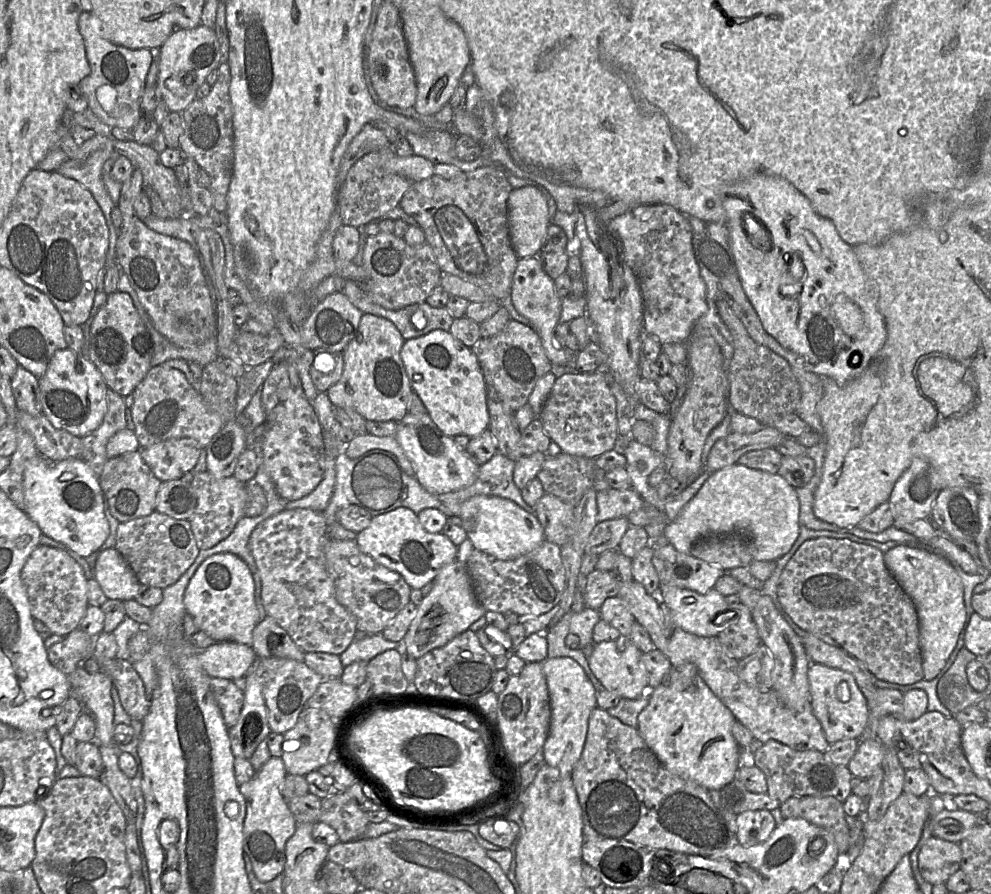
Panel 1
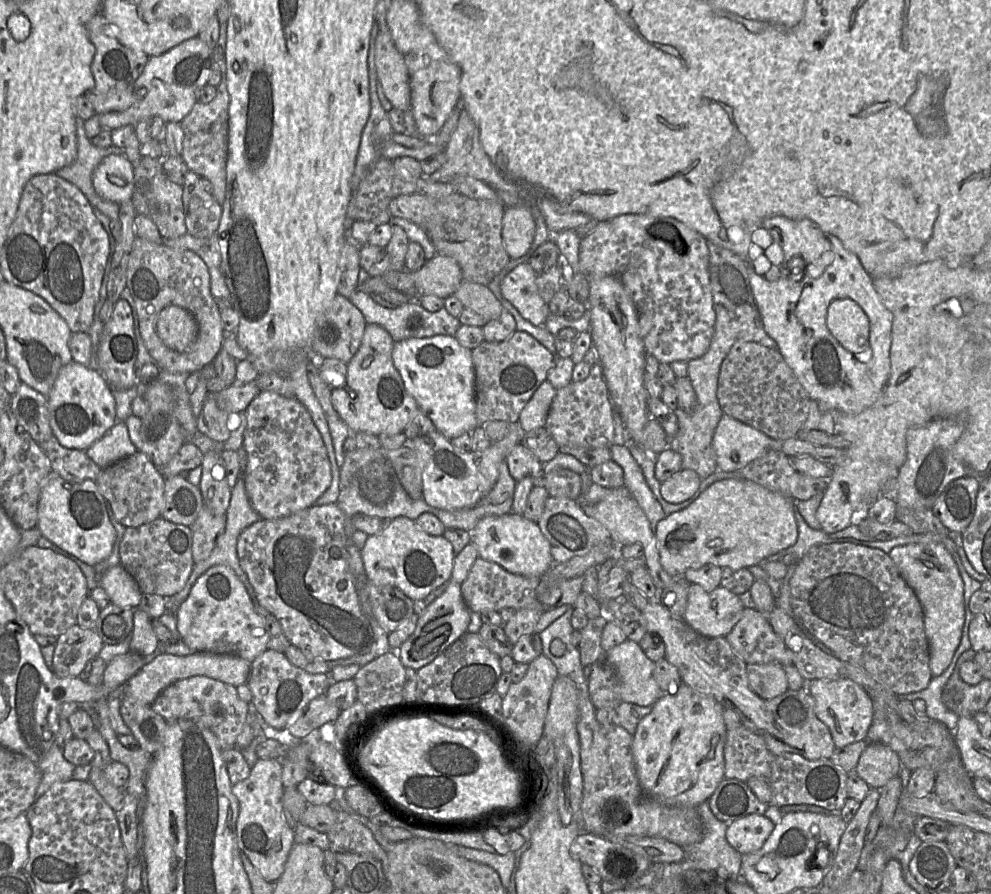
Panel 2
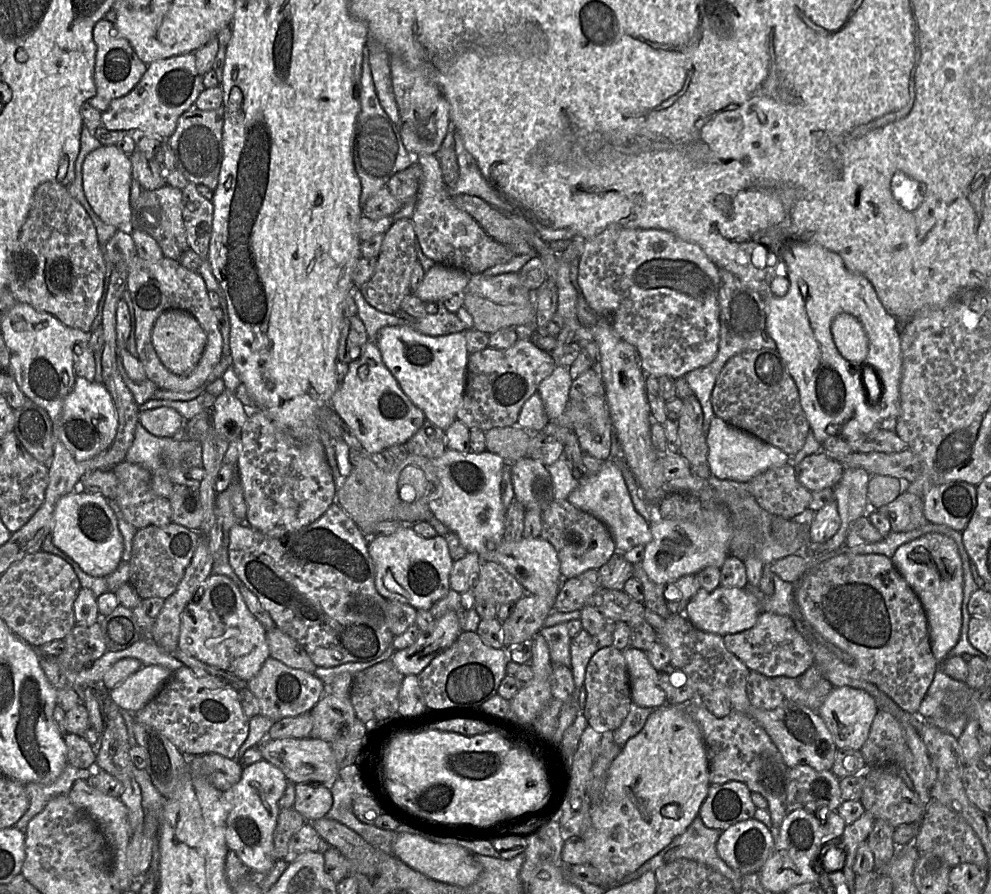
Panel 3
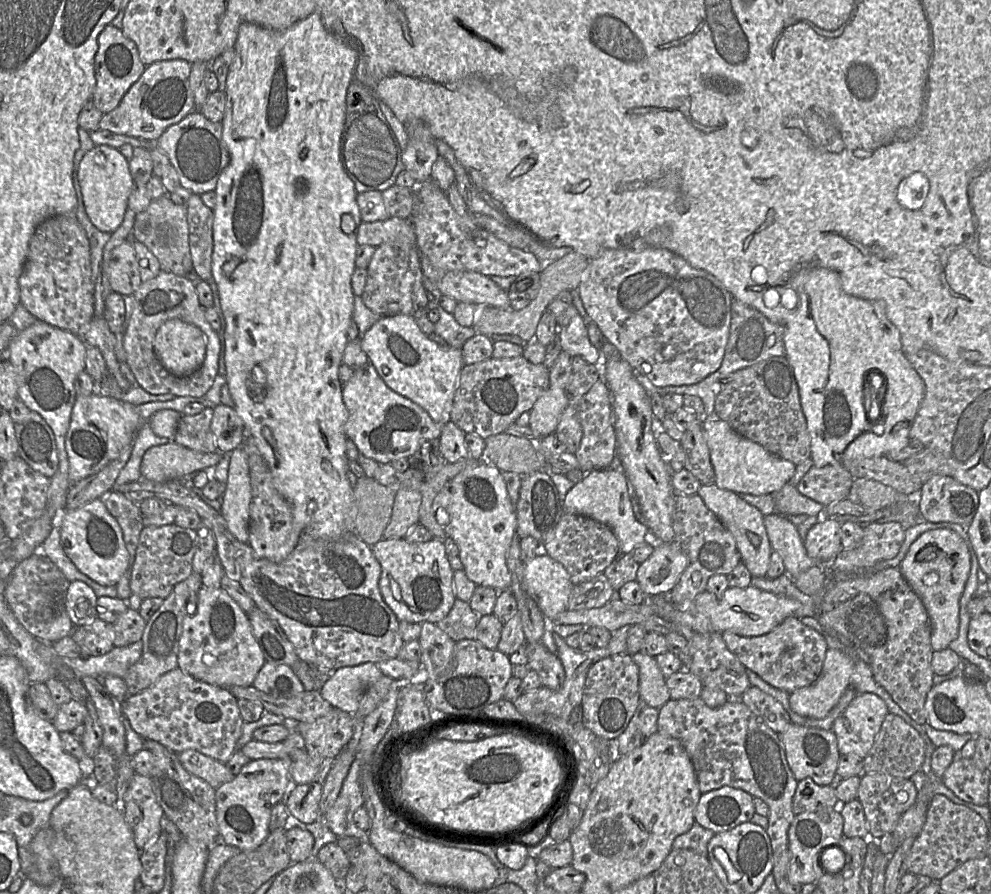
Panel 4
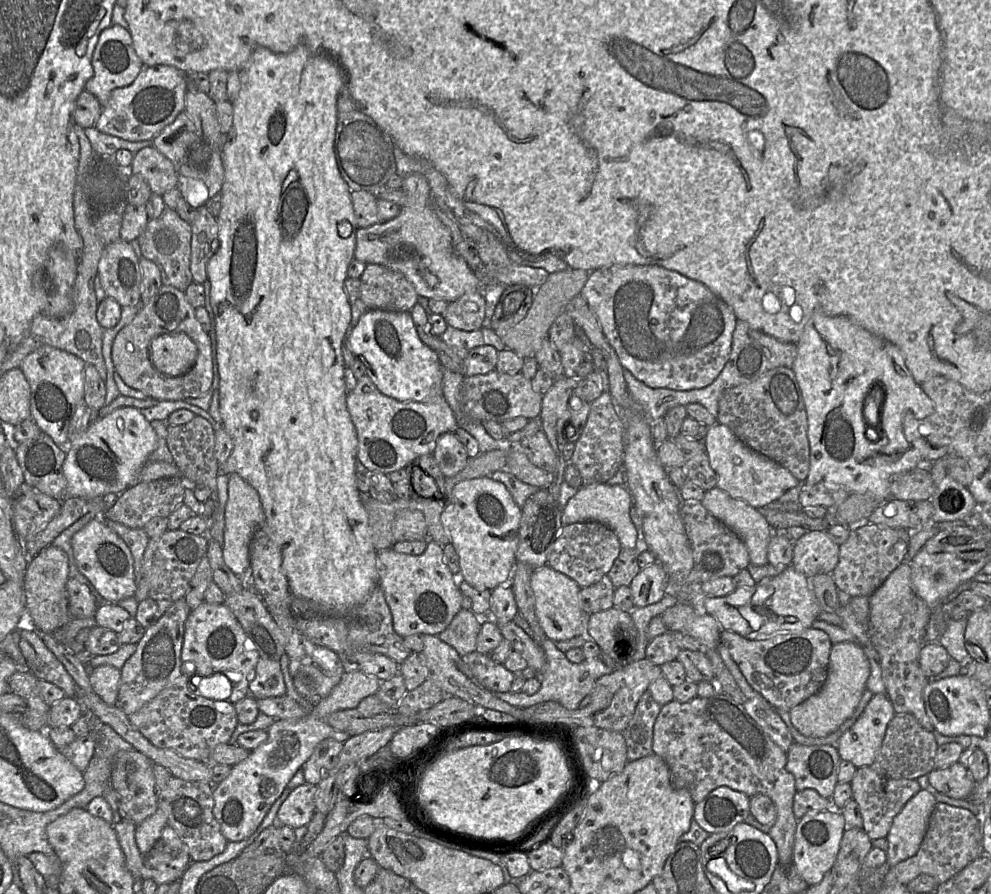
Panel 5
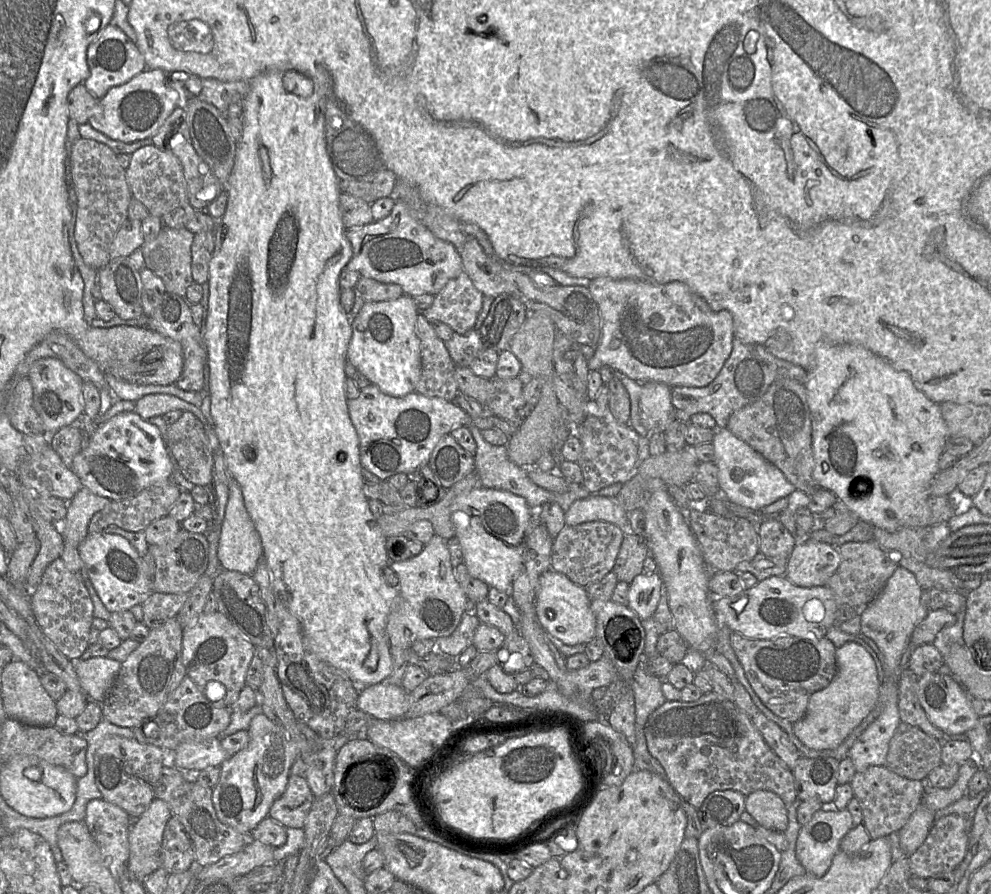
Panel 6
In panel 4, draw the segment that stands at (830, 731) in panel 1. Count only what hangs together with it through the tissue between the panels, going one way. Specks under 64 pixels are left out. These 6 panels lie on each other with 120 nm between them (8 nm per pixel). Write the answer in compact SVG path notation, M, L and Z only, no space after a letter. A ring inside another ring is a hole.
M859 693L833 723L832 731L836 736L840 754L854 754L864 759L888 713L886 703L879 696L874 693Z

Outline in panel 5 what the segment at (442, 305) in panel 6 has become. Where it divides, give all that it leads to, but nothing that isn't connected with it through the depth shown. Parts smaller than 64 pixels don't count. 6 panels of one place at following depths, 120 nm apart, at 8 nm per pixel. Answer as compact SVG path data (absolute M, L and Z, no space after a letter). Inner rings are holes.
M480 291L470 292L448 303L441 314L448 326L463 331L474 331L482 328L486 303Z

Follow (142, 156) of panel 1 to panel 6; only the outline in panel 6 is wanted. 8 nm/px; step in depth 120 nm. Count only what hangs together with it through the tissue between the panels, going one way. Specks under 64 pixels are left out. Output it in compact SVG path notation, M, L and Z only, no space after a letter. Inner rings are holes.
M163 226L157 236L145 241L141 247L146 268L162 279L166 292L180 297L186 296L187 288L194 282L191 271L191 246L194 235L185 227L175 229Z

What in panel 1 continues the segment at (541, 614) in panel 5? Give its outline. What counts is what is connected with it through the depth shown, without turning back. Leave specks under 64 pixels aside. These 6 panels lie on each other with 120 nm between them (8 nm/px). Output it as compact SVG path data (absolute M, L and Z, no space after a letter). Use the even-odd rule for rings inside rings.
M472 496L461 504L458 517L474 549L500 560L512 560L525 555L535 550L545 540L543 527L536 515L506 498Z

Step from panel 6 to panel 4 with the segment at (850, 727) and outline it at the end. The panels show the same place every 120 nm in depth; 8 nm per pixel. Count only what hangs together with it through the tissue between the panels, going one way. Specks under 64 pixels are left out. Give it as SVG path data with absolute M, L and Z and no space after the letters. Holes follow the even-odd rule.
M828 649L818 679L790 694L791 709L804 717L822 719L850 685L854 661L838 649Z

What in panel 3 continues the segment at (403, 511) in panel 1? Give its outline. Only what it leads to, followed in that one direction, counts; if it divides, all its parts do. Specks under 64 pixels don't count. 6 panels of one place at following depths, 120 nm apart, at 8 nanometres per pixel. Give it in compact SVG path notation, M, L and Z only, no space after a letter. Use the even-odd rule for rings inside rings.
M402 524L389 536L371 536L368 552L375 567L375 588L386 600L408 604L416 610L428 611L450 590L453 560L442 535L423 538L416 534L411 525Z

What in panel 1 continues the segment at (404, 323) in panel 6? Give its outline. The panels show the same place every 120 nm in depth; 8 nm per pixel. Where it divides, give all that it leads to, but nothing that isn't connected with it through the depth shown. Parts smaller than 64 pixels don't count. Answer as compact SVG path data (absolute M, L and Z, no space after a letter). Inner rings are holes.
M438 329L406 340L400 355L412 390L420 397L432 421L444 435L472 438L488 429L486 383L471 348L454 338L449 331Z

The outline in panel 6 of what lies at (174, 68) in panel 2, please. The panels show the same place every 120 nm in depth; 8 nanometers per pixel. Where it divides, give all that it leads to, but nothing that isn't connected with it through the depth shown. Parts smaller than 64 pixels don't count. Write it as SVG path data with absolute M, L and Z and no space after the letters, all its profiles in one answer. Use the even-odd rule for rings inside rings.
M146 68L128 82L110 88L94 107L94 114L88 123L113 140L131 143L152 139L182 101L179 92L170 85L168 73L161 69Z

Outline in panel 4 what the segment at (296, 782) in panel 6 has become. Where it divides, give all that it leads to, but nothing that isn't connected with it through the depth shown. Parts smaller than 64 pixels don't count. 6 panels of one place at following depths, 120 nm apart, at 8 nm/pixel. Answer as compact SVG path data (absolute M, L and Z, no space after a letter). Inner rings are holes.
M321 782L297 784L285 804L290 815L301 823L310 824L317 820L322 820L319 810L321 795Z

